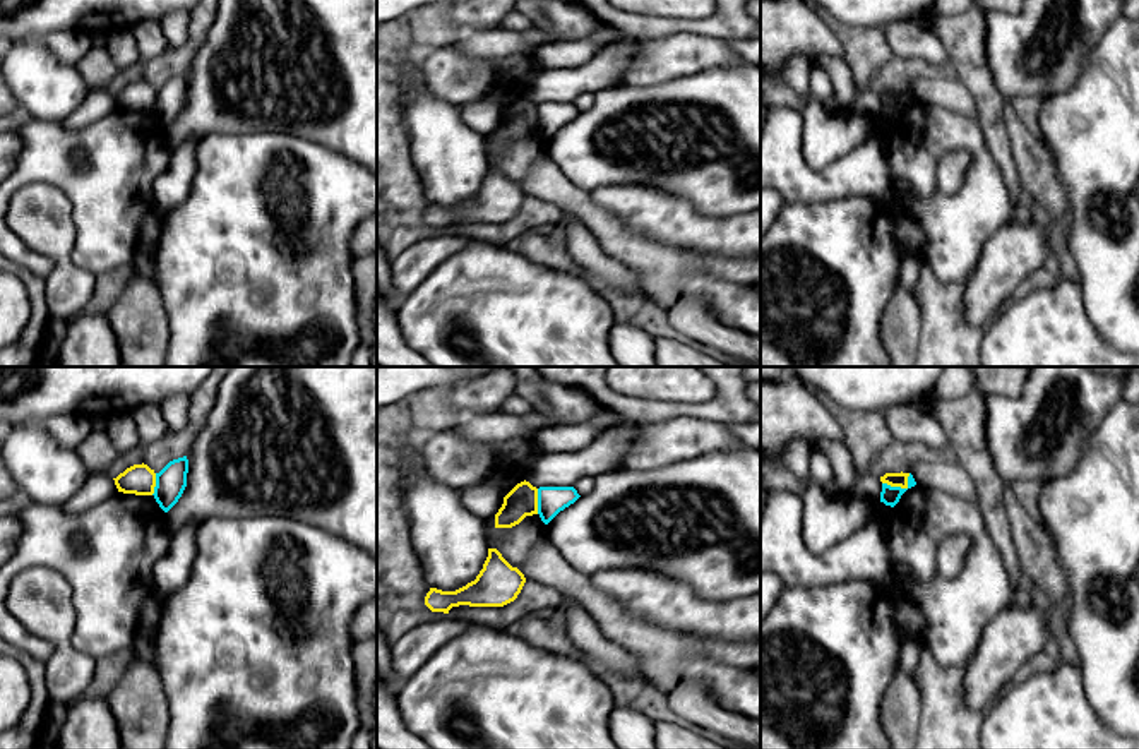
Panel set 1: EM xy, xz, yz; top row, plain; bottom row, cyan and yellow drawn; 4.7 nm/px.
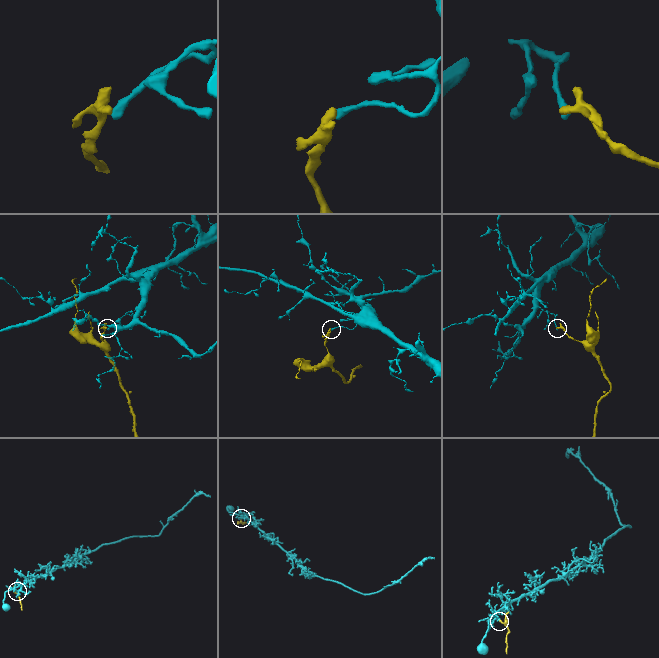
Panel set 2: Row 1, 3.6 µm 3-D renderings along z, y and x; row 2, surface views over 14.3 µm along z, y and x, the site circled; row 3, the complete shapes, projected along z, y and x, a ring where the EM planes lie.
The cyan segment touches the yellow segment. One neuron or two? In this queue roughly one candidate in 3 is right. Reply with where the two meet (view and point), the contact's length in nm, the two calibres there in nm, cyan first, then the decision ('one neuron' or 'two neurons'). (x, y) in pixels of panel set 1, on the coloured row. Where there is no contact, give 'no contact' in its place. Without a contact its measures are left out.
yz (900, 487) | 140 nm | 90/60 nm | two neurons

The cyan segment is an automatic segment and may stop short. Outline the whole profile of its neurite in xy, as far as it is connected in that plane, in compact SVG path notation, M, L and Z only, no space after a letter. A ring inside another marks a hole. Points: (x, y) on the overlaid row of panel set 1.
M187 456L170 461L156 473L154 499L168 512L182 497L187 487L188 459Z

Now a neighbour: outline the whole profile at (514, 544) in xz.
M540 514L526 516L512 528L497 528L493 516L486 519L486 530L488 548L497 548L521 572L533 548L546 536L546 524Z

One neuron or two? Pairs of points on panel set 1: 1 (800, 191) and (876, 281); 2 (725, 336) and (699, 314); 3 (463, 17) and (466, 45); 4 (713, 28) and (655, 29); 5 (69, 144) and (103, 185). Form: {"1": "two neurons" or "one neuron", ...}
{"1": "two neurons", "2": "one neuron", "3": "two neurons", "4": "one neuron", "5": "one neuron"}

